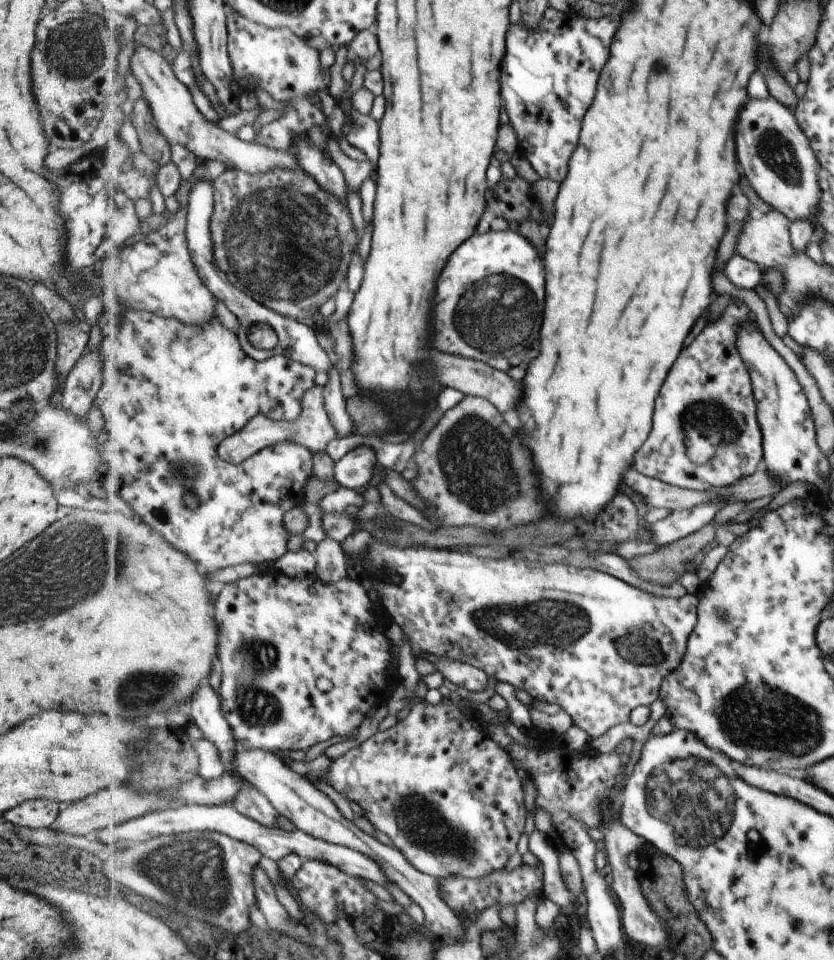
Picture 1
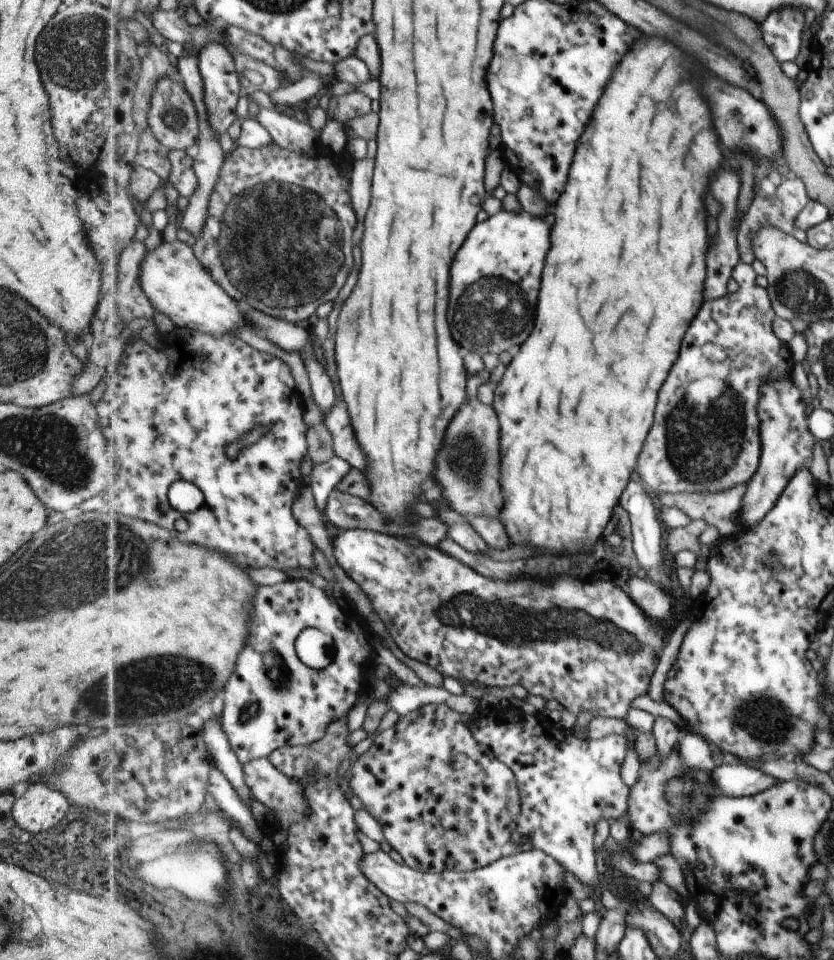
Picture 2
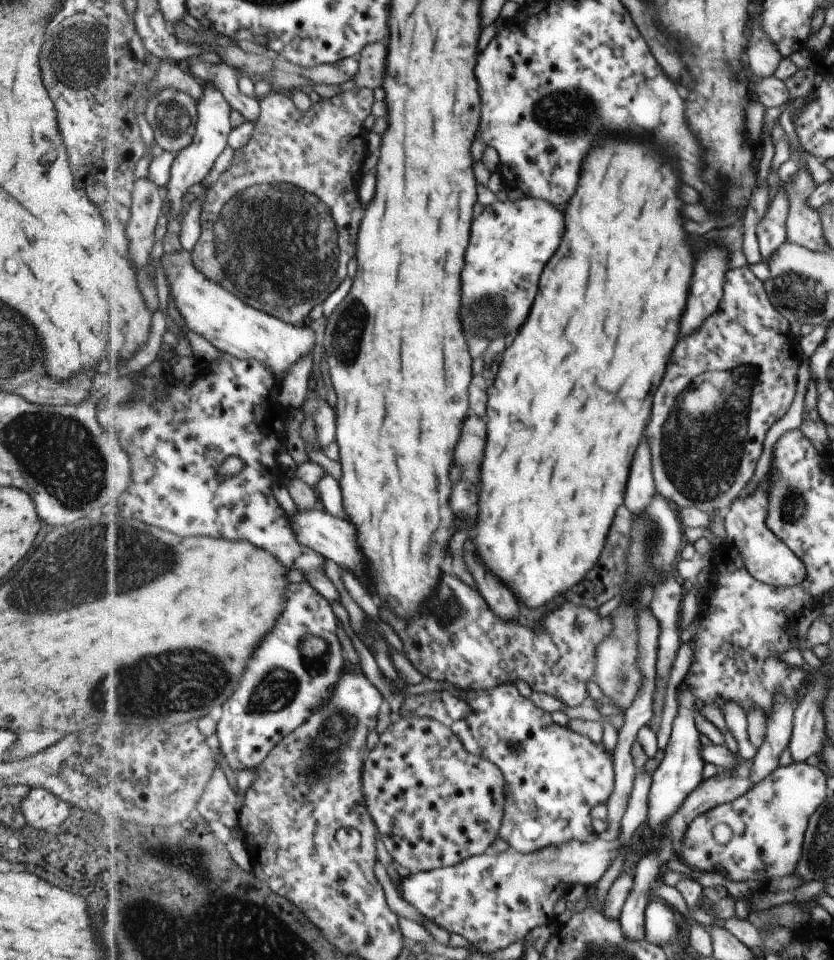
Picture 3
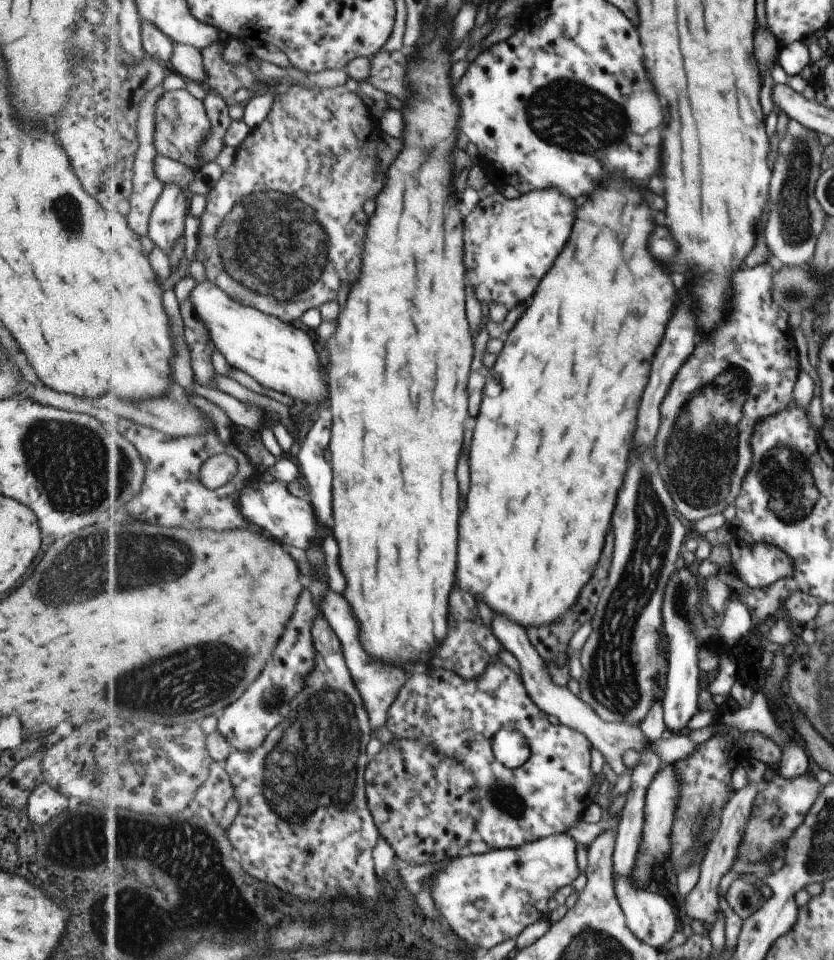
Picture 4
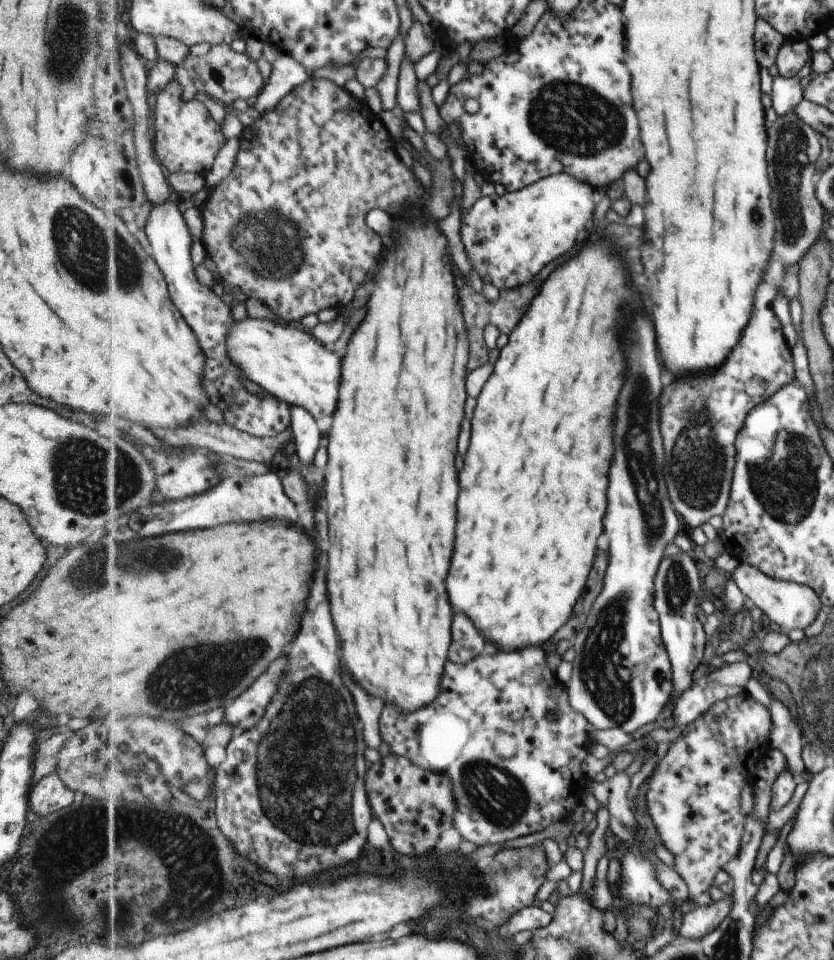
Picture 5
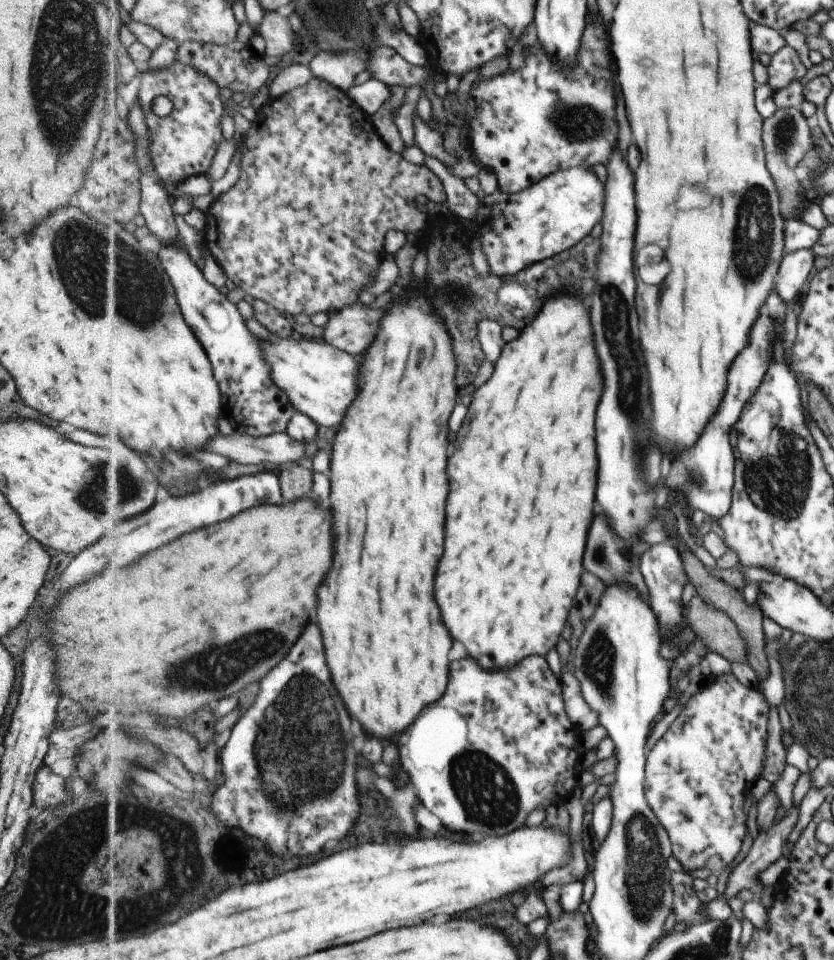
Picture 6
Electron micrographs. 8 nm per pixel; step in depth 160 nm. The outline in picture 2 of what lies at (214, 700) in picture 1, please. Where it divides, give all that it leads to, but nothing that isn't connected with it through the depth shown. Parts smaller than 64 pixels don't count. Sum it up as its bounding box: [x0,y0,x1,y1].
[201,718,256,808]

